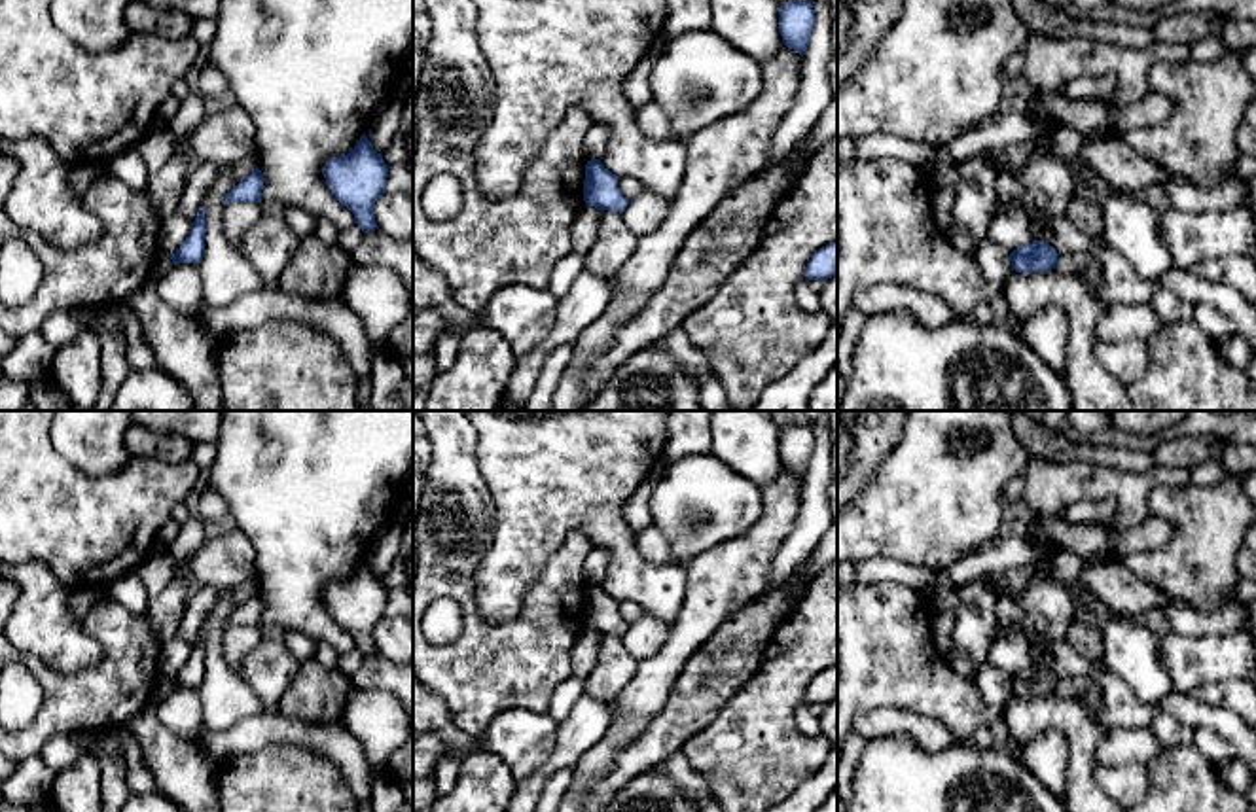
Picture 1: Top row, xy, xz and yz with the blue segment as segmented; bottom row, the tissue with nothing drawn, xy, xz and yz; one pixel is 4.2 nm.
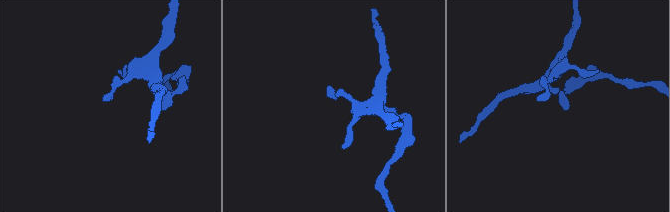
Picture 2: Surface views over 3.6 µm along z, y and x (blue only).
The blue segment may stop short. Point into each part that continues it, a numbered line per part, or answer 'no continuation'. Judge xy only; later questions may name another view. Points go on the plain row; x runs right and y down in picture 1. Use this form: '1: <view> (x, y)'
no continuation

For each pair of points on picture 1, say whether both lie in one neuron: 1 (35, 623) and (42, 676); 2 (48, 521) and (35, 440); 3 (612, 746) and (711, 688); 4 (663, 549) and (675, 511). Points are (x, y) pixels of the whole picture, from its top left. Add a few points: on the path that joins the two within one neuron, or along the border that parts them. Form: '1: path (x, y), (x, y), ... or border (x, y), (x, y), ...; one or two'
1: border (19, 650), (40, 657), (61, 672), (84, 670); two
2: path (35, 500), (35, 460); one
3: border (667, 691), (665, 705), (616, 754), (614, 763); two
4: border (652, 523), (669, 542), (673, 555), (684, 563); two

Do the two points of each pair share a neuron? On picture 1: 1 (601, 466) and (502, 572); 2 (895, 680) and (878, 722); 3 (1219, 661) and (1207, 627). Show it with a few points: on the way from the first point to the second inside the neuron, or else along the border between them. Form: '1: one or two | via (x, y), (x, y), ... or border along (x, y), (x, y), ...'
1: one | via (574, 493), (521, 546)
2: two | border along (927, 716), (898, 708), (872, 708), (857, 718)
3: two | border along (1173, 631), (1184, 636), (1236, 635)

